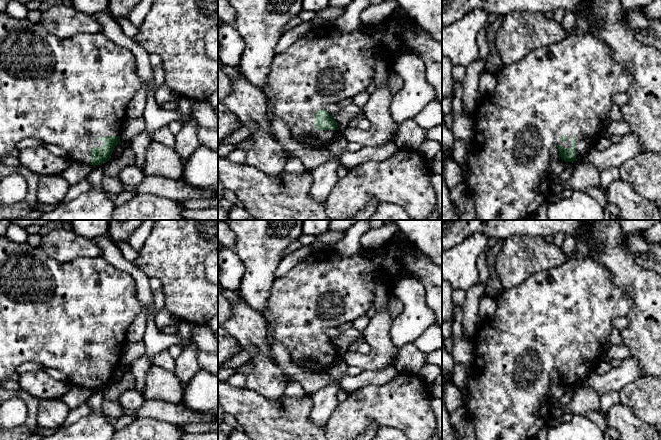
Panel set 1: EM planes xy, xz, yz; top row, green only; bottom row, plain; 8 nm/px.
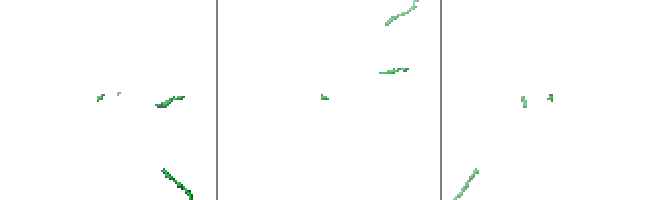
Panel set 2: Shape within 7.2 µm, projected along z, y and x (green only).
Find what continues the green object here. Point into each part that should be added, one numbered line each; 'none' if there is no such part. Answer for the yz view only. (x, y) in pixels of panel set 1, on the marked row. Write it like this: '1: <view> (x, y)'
1: yz (566, 88)

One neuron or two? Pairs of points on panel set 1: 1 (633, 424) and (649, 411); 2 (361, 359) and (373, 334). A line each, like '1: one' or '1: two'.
1: two
2: one

